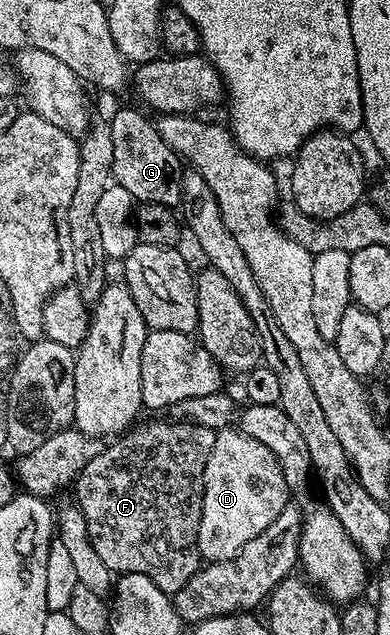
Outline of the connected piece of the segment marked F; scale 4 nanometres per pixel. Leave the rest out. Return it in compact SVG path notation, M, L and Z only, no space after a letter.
M177 419L178 421L150 421L147 425L138 423L129 431L121 434L117 439L111 440L109 444L103 448L100 455L96 455L96 459L92 459L84 467L84 471L80 471L77 481L73 482L72 490L76 496L76 504L80 507L80 511L84 515L84 520L88 525L88 535L90 536L92 547L95 553L100 555L104 565L110 569L114 575L124 573L139 573L140 575L148 575L148 579L152 579L152 583L156 583L156 587L160 587L160 591L173 595L176 591L180 591L180 587L184 587L184 583L188 583L188 579L192 579L192 575L200 567L200 558L198 556L198 532L200 531L200 519L202 518L202 496L204 495L204 471L208 467L208 455L214 446L215 430L208 427L200 427L195 421L187 421L185 419Z

